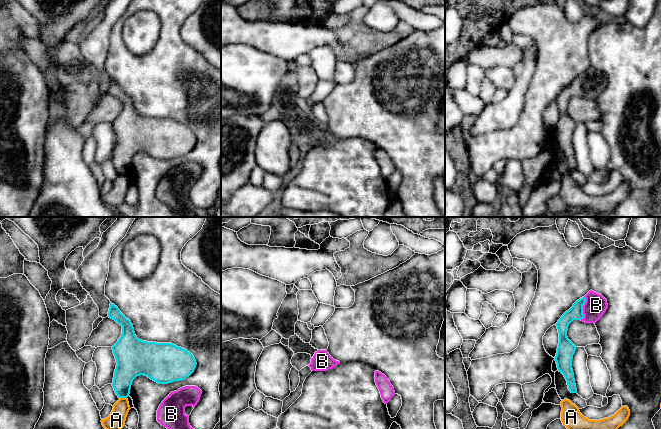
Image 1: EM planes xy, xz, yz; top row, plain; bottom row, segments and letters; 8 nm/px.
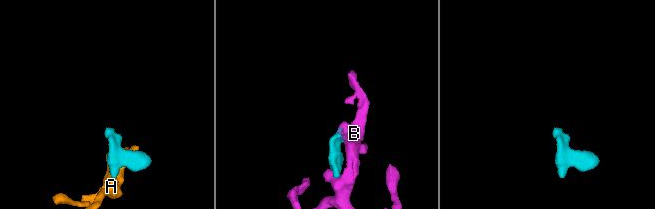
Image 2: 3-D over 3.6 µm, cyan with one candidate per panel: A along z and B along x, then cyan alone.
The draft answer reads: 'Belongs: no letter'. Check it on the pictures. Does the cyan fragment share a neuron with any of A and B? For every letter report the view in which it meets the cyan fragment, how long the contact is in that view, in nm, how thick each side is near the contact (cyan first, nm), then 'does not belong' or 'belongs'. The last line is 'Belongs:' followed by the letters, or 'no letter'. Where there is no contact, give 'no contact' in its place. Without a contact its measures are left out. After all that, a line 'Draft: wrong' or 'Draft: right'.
A: xy | 60 nm | 200/150 nm | does not belong
B: yz | 190 nm | 110/180 nm | belongs
Belongs: B
Draft: wrong

